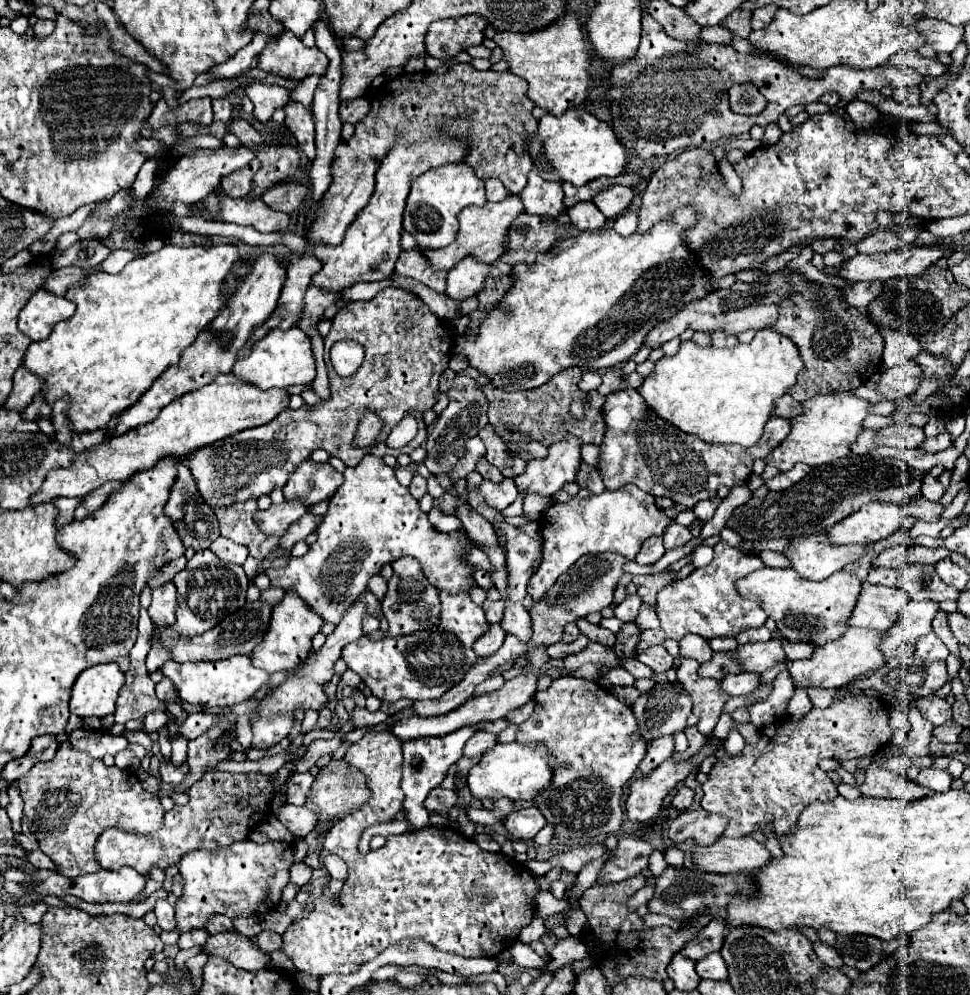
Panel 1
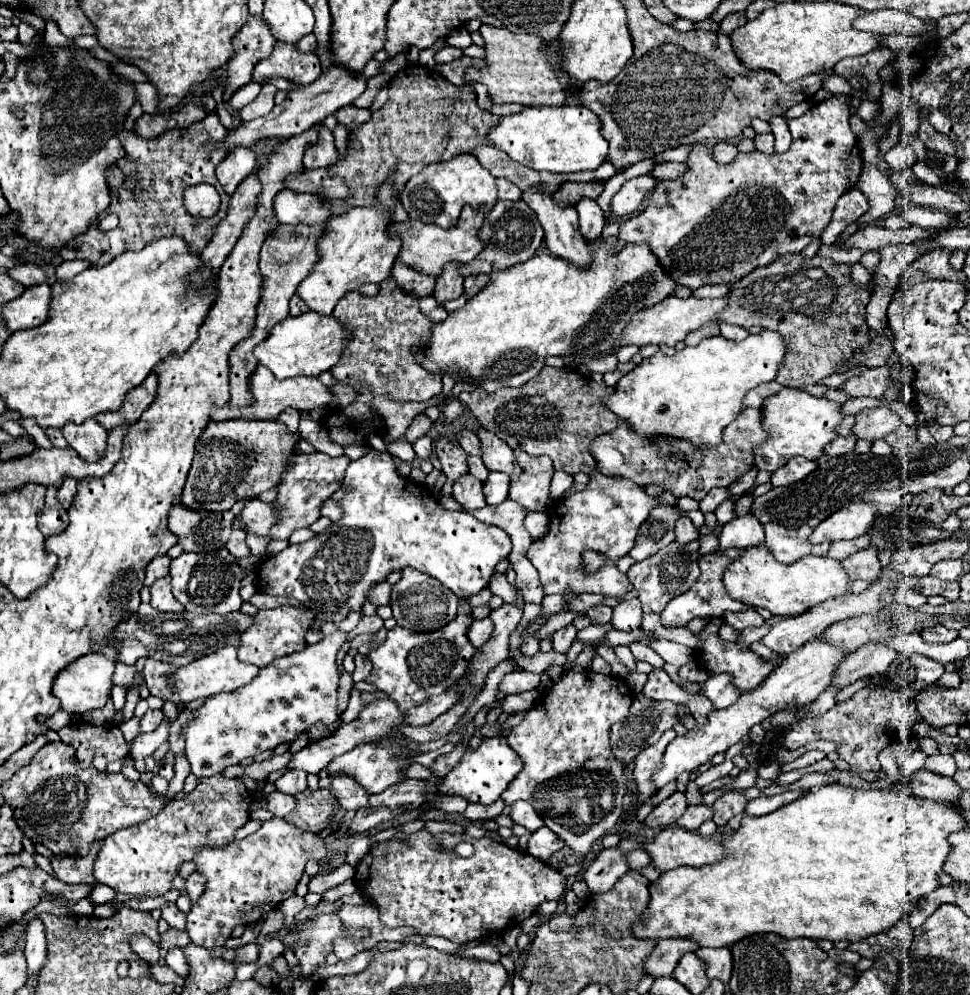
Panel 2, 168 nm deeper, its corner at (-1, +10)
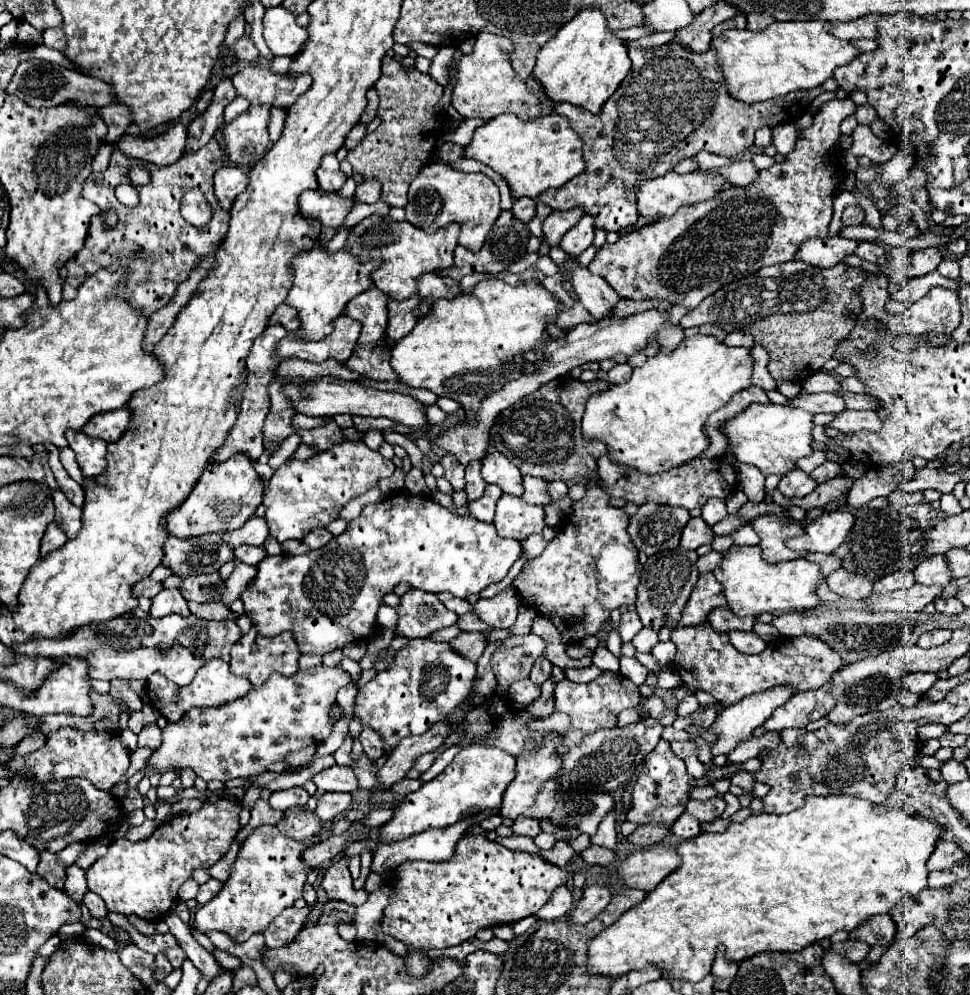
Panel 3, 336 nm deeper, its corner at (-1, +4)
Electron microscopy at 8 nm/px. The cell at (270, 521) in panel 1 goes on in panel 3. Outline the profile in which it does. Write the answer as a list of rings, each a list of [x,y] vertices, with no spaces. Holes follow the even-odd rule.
[[[250,518],[250,522],[246,522],[242,528],[238,530],[230,530],[224,532],[222,538],[234,548],[234,546],[242,546],[242,544],[252,544],[252,546],[262,546],[264,540],[268,538],[268,528],[266,528],[266,520],[264,518]]]

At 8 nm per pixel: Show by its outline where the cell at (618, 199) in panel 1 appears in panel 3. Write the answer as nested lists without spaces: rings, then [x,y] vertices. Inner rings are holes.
[[[668,172],[666,176],[644,180],[640,184],[638,194],[636,194],[638,214],[644,218],[652,218],[652,220],[656,220],[660,216],[670,216],[684,204],[694,204],[694,202],[704,202],[706,198],[714,198],[714,194],[718,194],[722,190],[722,186],[724,186],[724,182],[710,182],[710,178],[702,178],[702,174],[698,174],[698,172],[690,172],[690,174]]]

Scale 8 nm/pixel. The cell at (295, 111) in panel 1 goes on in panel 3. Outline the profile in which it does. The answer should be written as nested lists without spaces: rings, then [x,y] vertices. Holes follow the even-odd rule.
[[[326,154],[322,158],[320,168],[316,170],[316,178],[318,178],[320,188],[326,190],[326,192],[340,190],[344,180],[346,180],[344,172],[340,172],[340,164],[338,164],[338,158],[334,154]]]

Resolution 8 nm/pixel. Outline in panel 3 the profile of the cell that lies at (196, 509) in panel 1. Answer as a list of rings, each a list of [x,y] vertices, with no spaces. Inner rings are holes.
[[[210,532],[194,538],[170,536],[164,546],[164,566],[170,566],[176,576],[208,574],[220,570],[222,564],[234,560],[232,548],[222,540],[220,532]]]

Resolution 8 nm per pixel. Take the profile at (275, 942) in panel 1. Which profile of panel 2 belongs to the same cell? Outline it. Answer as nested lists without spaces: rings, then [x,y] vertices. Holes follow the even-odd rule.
[[[252,942],[248,946],[242,946],[242,948],[236,948],[236,950],[226,950],[222,954],[222,958],[230,960],[234,966],[246,964],[246,962],[256,962],[258,960],[258,946],[256,946],[256,942]]]

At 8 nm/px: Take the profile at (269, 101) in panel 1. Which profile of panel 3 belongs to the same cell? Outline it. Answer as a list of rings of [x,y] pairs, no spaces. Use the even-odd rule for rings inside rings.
[[[250,106],[224,128],[226,154],[236,164],[256,162],[268,148],[270,106]]]

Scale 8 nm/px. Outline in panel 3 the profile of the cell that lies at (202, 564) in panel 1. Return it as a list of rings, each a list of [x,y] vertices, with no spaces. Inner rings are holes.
[[[218,572],[212,574],[190,574],[182,578],[180,592],[190,602],[220,602],[226,590],[226,582]]]

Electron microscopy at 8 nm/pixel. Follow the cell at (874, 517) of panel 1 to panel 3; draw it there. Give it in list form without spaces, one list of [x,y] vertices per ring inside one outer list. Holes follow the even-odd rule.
[[[834,510],[816,518],[804,536],[792,538],[788,546],[792,550],[806,550],[806,552],[824,552],[832,554],[848,536],[848,530],[854,526],[854,514]]]

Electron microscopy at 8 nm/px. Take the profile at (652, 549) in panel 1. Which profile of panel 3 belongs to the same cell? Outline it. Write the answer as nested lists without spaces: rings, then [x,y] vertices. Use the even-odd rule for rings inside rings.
[[[650,502],[642,504],[640,510],[630,518],[628,534],[640,552],[652,556],[656,552],[676,548],[688,520],[690,514],[684,508]]]

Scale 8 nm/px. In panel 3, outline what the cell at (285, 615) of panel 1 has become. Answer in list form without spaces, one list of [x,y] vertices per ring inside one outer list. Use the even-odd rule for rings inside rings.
[[[252,626],[250,632],[244,634],[240,638],[240,642],[234,644],[232,660],[230,660],[230,670],[234,670],[234,674],[246,676],[252,686],[258,686],[258,684],[266,682],[266,678],[272,672],[294,674],[298,670],[298,658],[300,658],[300,650],[298,650],[298,644],[296,644],[292,632],[282,632],[282,634],[274,636],[274,638],[266,638],[266,636],[262,636],[258,632],[256,626]]]

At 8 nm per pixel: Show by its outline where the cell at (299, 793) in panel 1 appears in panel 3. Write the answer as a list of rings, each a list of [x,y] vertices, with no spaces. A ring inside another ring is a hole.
[[[298,786],[298,788],[290,788],[290,790],[282,790],[282,792],[272,792],[272,796],[270,796],[270,806],[272,808],[276,808],[276,810],[288,810],[288,808],[292,808],[292,806],[302,806],[302,804],[306,804],[308,802],[308,792],[302,788],[302,786]]]

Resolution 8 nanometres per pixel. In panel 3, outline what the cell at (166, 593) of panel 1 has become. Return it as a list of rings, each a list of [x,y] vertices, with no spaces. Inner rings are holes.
[[[162,588],[154,598],[152,598],[152,608],[150,614],[154,618],[164,618],[168,614],[180,614],[180,616],[188,616],[188,604],[182,598],[178,588]]]

